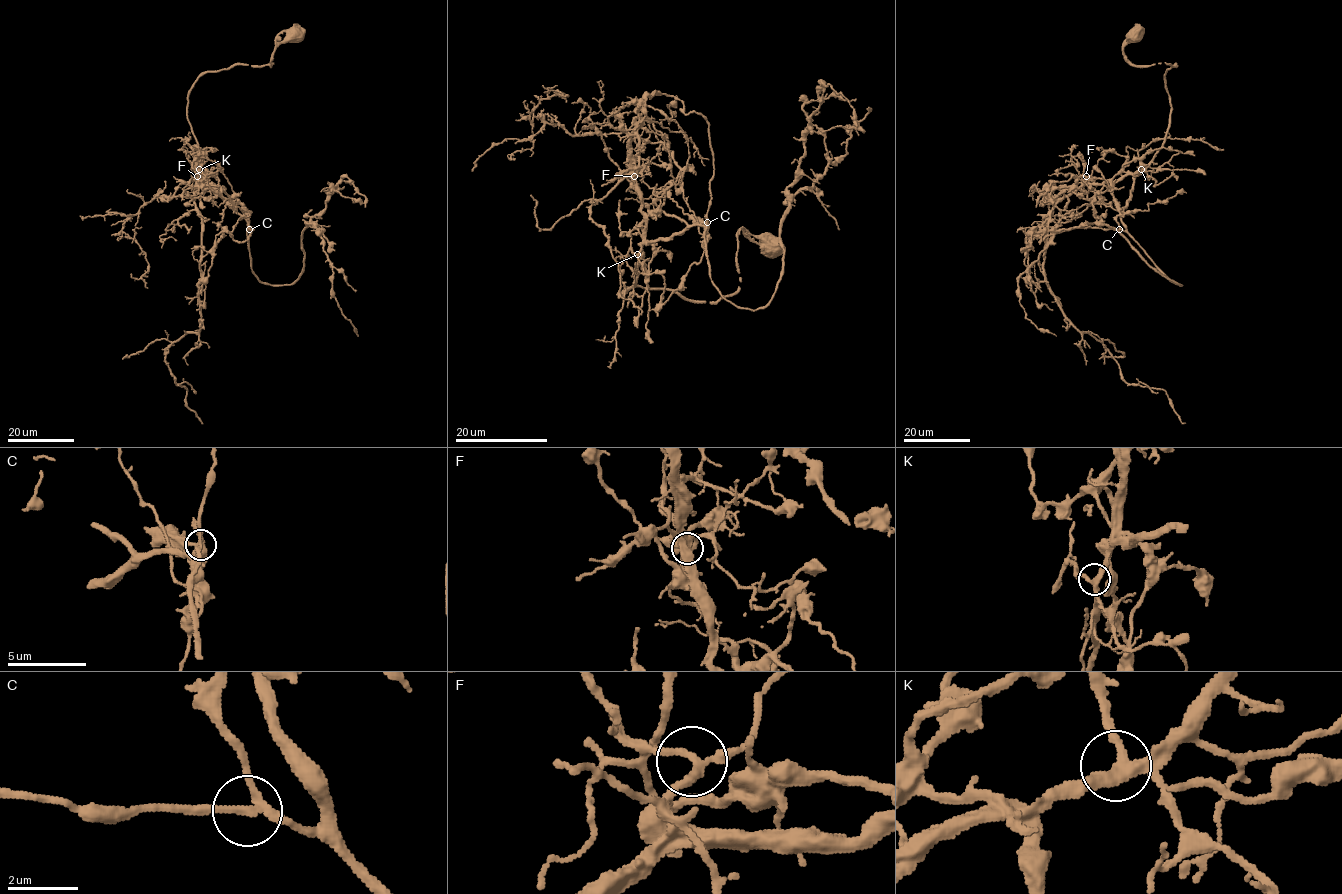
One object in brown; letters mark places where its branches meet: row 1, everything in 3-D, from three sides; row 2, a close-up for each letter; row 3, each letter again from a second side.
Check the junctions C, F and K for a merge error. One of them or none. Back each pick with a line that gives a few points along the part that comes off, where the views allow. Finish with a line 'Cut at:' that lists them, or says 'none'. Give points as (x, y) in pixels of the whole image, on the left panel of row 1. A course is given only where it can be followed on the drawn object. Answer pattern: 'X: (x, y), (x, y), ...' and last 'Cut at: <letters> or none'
Cut at: none

